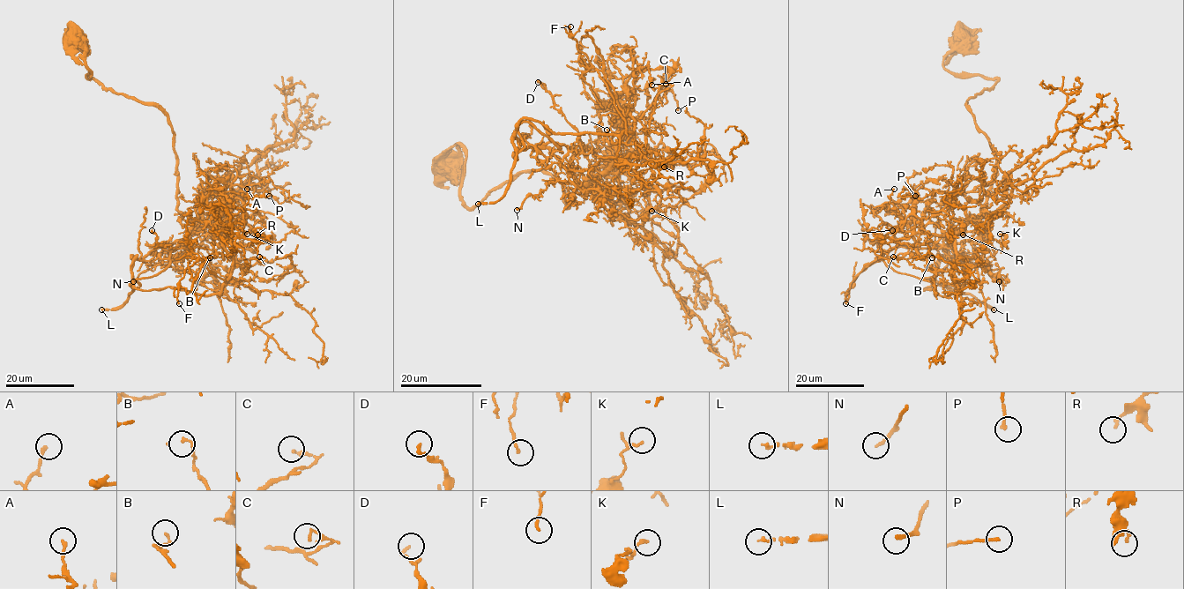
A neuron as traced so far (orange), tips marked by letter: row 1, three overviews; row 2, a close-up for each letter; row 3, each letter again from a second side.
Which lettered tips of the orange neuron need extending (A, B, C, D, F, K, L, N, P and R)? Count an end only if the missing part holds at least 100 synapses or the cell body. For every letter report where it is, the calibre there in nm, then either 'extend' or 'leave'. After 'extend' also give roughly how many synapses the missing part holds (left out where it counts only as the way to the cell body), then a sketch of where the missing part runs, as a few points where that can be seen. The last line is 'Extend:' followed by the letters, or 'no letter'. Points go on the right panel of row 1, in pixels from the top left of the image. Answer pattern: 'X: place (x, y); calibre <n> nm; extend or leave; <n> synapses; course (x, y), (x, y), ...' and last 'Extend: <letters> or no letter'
A: place (894, 189); calibre 180 nm; leave
B: place (932, 257); calibre 150 nm; leave
C: place (893, 257); calibre 140 nm; leave
D: place (892, 230); calibre 170 nm; leave
F: place (845, 303); calibre 140 nm; leave
K: place (1000, 234); calibre 150 nm; leave
L: place (994, 309); calibre 180 nm; extend; 1500 synapses; course (994, 309), (920, 269), (903, 268), (894, 283), (918, 283), (912, 230), (931, 216), (940, 190), (930, 184)
N: place (999, 281); calibre 190 nm; leave
P: place (915, 196); calibre 180 nm; leave
R: place (963, 234); calibre 180 nm; leave
Extend: L

